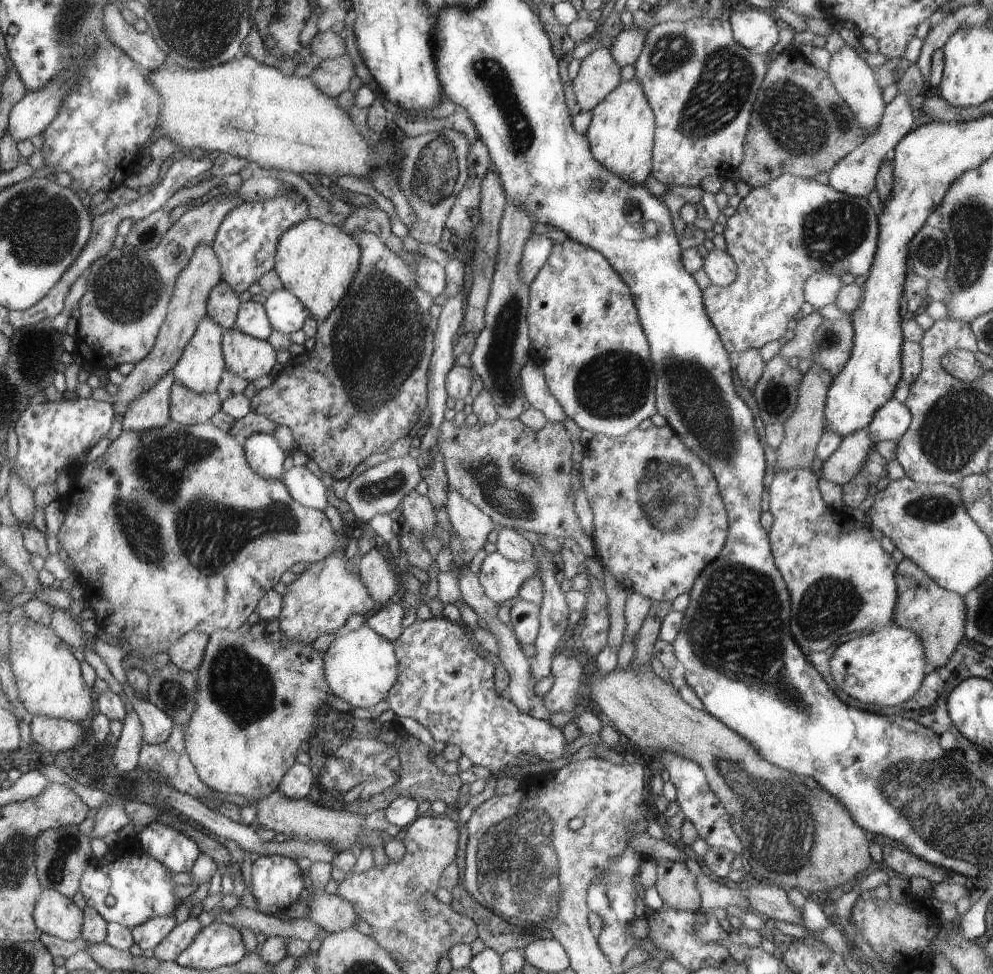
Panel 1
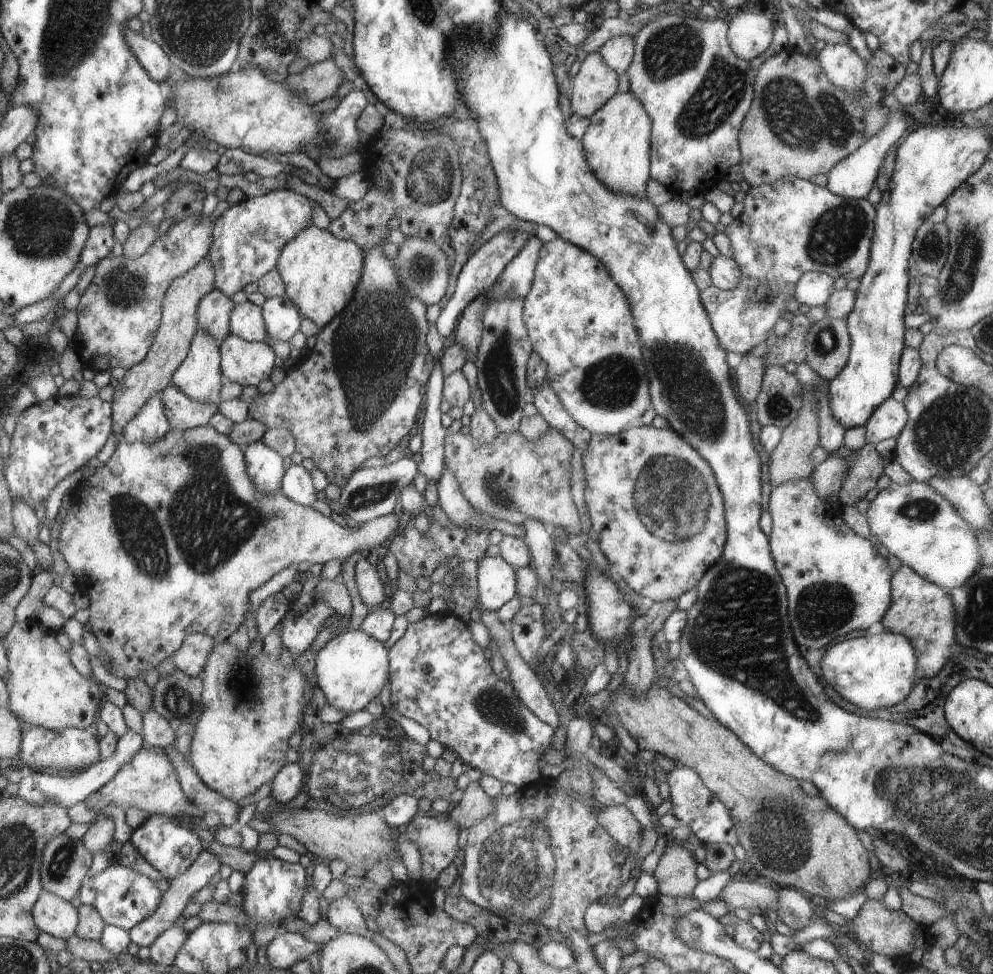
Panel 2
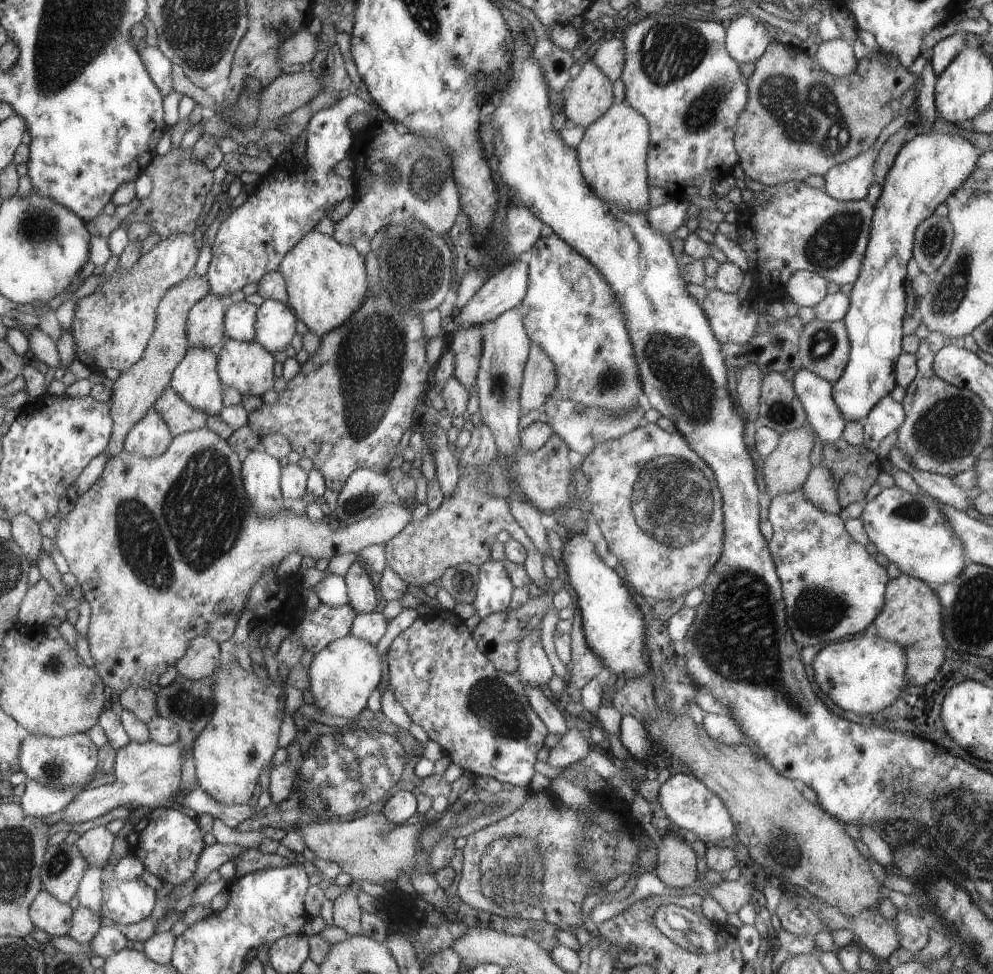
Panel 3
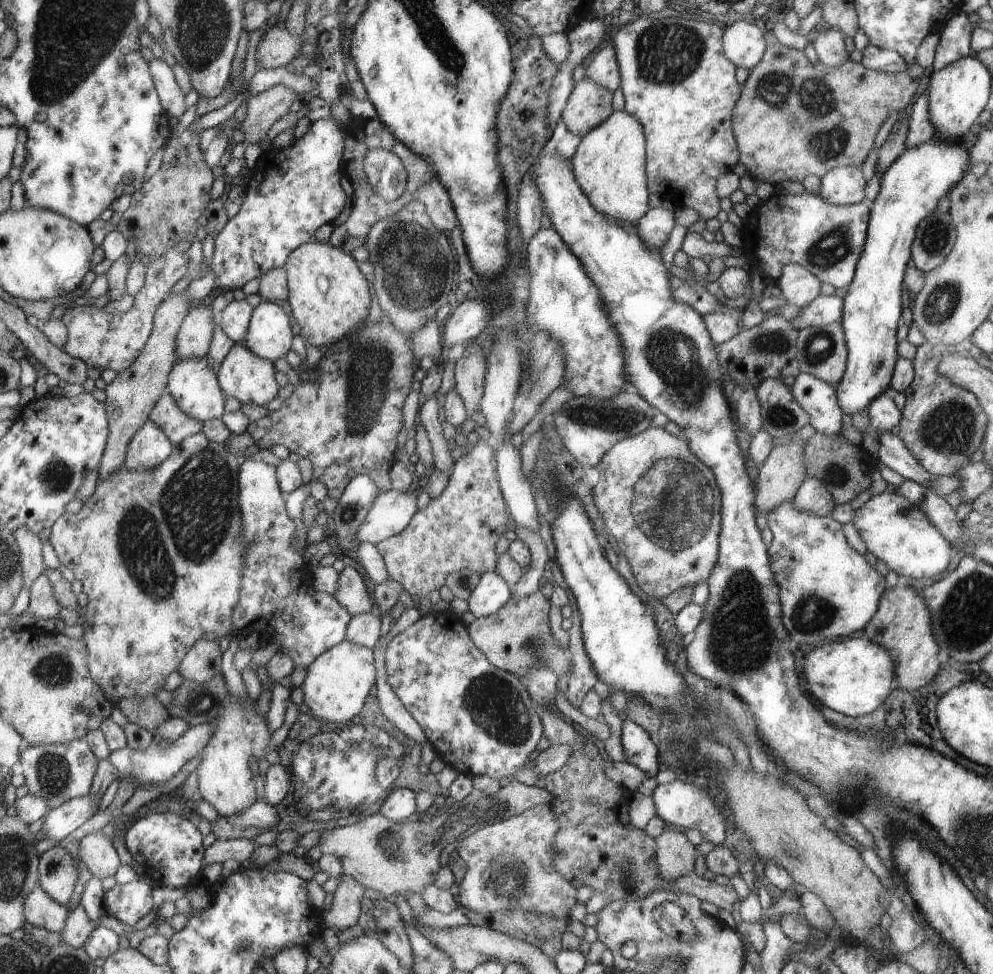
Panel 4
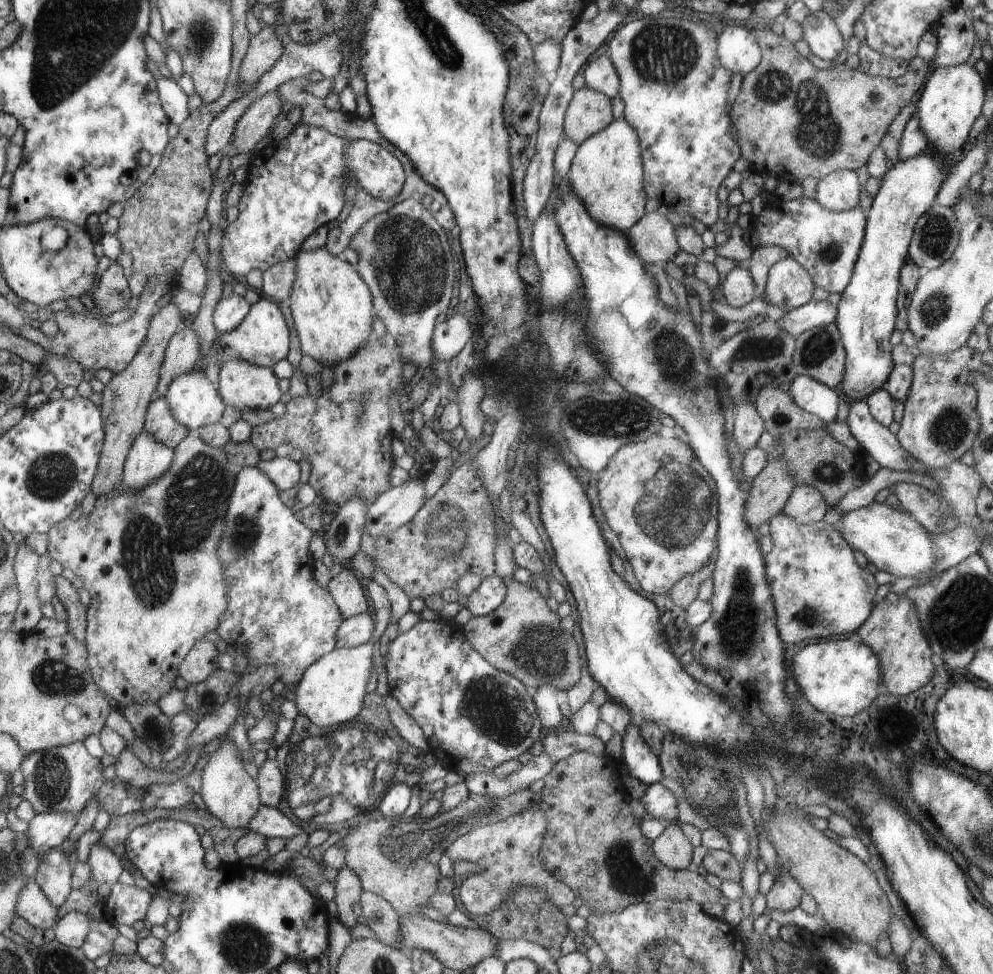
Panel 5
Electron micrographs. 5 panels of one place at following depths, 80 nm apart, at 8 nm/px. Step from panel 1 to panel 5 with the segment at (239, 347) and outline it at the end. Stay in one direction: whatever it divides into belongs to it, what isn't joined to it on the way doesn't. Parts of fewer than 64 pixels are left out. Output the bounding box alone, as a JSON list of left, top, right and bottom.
[218,359,286,412]

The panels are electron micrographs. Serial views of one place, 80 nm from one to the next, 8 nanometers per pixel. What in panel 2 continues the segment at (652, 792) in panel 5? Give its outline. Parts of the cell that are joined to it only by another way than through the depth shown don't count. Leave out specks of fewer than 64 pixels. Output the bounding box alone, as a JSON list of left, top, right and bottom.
[667,763,738,846]

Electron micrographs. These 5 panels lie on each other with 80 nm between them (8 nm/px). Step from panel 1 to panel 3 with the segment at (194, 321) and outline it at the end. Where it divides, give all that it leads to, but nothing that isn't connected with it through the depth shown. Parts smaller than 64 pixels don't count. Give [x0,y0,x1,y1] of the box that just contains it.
[107,274,210,460]

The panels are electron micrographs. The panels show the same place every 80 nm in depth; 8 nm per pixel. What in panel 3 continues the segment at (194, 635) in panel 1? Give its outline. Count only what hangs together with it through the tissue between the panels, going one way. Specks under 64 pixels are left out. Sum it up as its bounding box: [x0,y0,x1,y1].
[175,637,220,681]

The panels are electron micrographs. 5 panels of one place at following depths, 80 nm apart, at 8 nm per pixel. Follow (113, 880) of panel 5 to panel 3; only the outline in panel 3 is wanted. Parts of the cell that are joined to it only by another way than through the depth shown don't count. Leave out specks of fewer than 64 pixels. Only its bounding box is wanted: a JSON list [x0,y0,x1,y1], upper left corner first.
[74,826,117,868]

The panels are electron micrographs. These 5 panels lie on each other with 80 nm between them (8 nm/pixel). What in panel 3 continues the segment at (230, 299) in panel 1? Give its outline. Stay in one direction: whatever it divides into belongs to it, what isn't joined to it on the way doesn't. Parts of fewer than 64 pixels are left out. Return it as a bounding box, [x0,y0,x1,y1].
[187,292,226,354]

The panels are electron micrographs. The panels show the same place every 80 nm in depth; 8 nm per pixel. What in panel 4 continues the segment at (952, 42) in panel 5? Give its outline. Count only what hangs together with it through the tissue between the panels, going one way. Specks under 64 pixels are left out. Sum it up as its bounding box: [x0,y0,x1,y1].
[930,10,974,72]

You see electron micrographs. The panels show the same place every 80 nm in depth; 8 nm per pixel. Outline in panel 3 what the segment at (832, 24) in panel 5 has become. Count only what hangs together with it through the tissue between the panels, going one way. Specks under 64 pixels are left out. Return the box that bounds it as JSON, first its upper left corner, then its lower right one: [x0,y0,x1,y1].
[814,37,858,77]

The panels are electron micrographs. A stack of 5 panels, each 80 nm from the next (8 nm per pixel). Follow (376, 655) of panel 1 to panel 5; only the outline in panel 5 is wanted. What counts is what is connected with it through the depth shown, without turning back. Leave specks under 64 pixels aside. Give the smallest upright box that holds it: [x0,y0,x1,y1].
[294,580,391,728]

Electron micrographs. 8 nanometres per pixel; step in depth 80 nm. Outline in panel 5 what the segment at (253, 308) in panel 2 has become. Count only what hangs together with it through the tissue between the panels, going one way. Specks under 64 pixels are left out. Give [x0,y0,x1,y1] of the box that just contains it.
[213,292,250,334]

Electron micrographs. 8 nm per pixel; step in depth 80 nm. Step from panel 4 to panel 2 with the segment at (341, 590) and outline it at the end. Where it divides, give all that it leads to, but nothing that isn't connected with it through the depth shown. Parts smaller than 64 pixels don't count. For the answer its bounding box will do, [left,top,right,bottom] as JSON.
[354,554,386,610]

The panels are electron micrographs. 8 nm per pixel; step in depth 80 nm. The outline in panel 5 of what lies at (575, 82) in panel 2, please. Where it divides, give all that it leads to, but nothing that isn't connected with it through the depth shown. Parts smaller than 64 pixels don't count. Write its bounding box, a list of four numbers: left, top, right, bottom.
[564,86,615,144]

